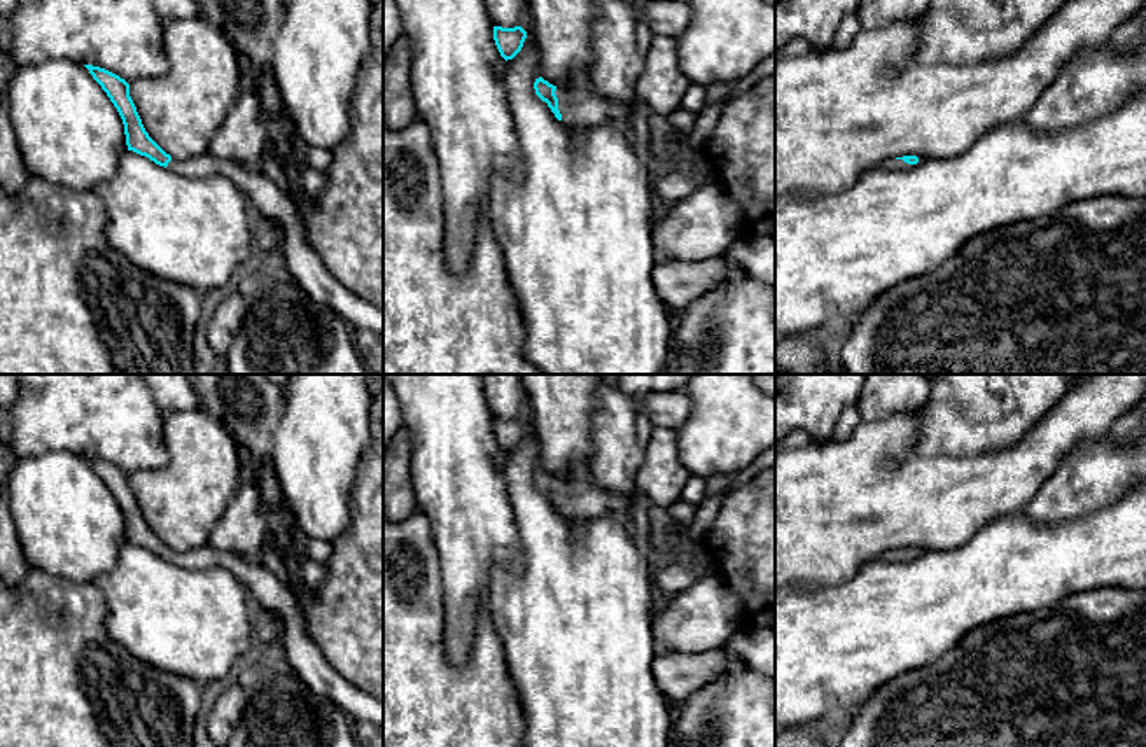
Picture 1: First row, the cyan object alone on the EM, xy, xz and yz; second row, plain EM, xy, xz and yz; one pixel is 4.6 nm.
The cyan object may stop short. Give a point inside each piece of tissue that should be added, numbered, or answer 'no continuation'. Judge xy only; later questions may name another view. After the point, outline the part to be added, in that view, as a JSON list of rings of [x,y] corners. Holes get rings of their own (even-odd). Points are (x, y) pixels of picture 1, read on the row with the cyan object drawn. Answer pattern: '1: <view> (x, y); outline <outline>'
1: xy (296, 259); outline [[[210,152],[185,161],[171,159],[166,166],[182,177],[227,177],[262,213],[266,224],[280,227],[280,271],[289,276],[315,303],[329,306],[353,331],[374,331],[383,336],[383,311],[343,287],[311,250],[296,201],[257,168],[217,159]]]

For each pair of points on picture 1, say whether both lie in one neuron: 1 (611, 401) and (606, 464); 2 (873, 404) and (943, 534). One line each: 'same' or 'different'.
1: same
2: different

